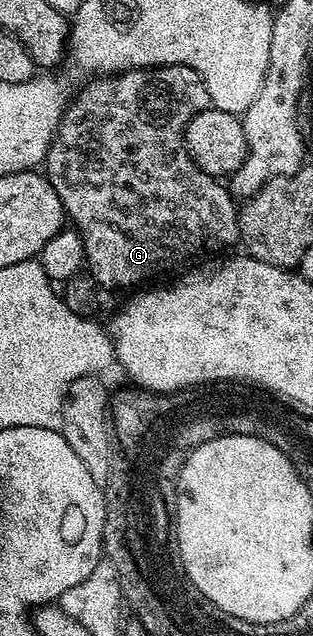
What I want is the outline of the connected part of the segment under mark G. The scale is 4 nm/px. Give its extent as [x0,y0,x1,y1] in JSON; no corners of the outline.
[45,65,239,291]

